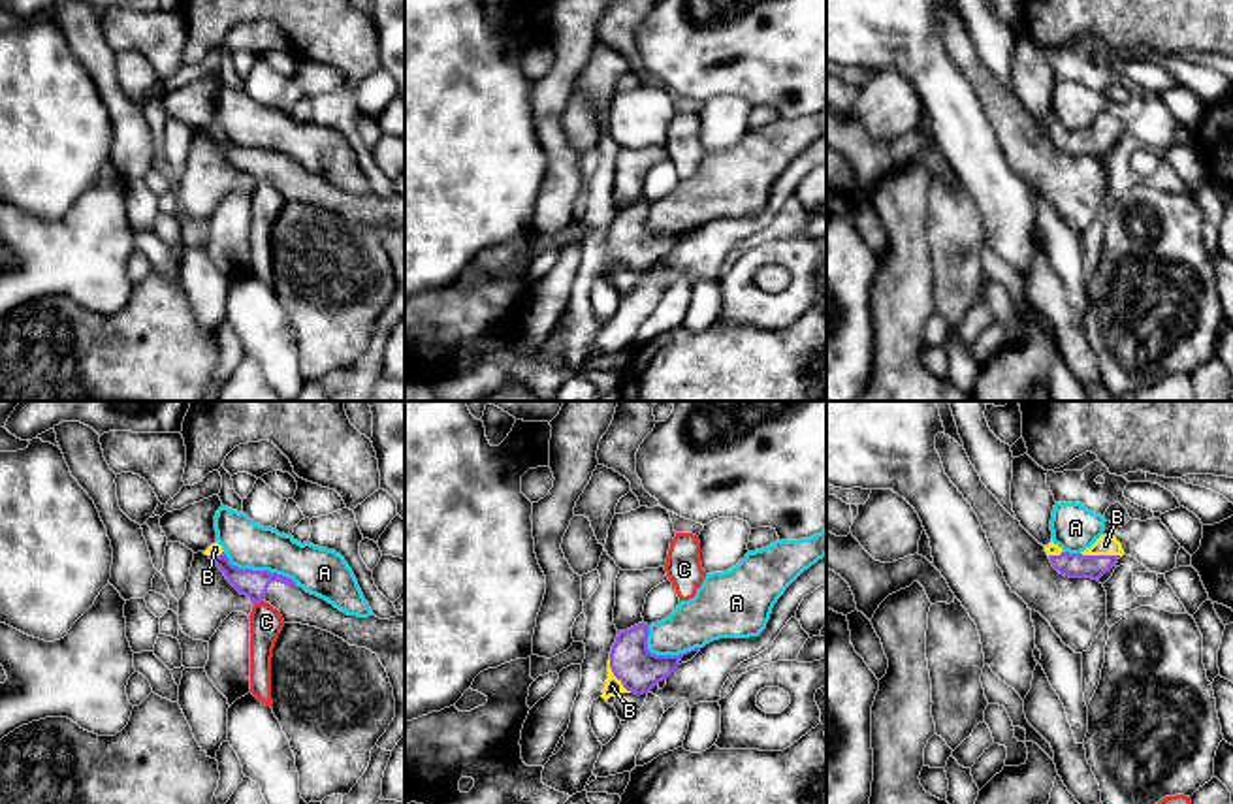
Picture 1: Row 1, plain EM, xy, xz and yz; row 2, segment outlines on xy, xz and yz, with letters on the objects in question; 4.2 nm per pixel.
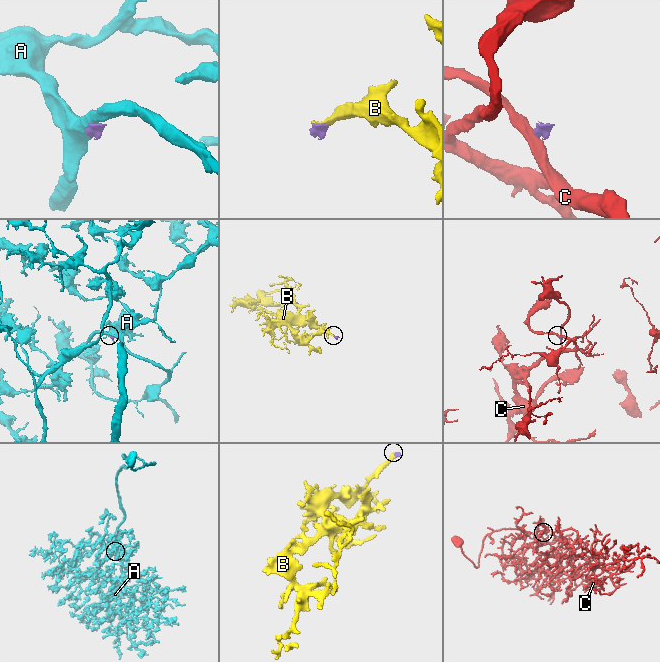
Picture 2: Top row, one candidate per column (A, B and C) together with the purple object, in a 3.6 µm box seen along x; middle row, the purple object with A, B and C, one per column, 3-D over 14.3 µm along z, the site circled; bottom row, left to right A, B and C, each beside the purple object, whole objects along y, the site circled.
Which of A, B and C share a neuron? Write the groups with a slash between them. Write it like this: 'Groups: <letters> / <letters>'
Groups: A / B / C

